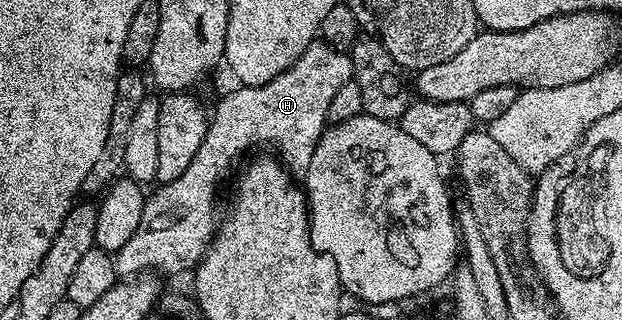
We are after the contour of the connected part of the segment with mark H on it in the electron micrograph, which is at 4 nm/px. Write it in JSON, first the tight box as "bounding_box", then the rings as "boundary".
{"bounding_box":[113,40,354,280],"boundary":[[[315,40],[283,74],[276,76],[268,84],[239,85],[238,90],[228,91],[219,100],[218,107],[209,115],[204,144],[200,144],[192,164],[188,164],[188,169],[182,175],[176,176],[176,180],[161,183],[157,187],[159,190],[147,197],[136,232],[132,232],[132,237],[128,240],[128,244],[124,244],[124,248],[113,251],[114,267],[119,279],[129,280],[147,272],[157,272],[159,275],[182,274],[185,270],[190,272],[197,267],[205,256],[220,222],[218,185],[229,176],[234,161],[241,154],[246,154],[257,146],[271,146],[275,150],[273,153],[291,175],[305,176],[308,164],[312,164],[312,152],[316,152],[316,144],[328,125],[326,121],[328,103],[332,101],[332,96],[336,96],[340,84],[351,81],[353,76],[354,65],[345,49],[335,48],[325,40]]]}

